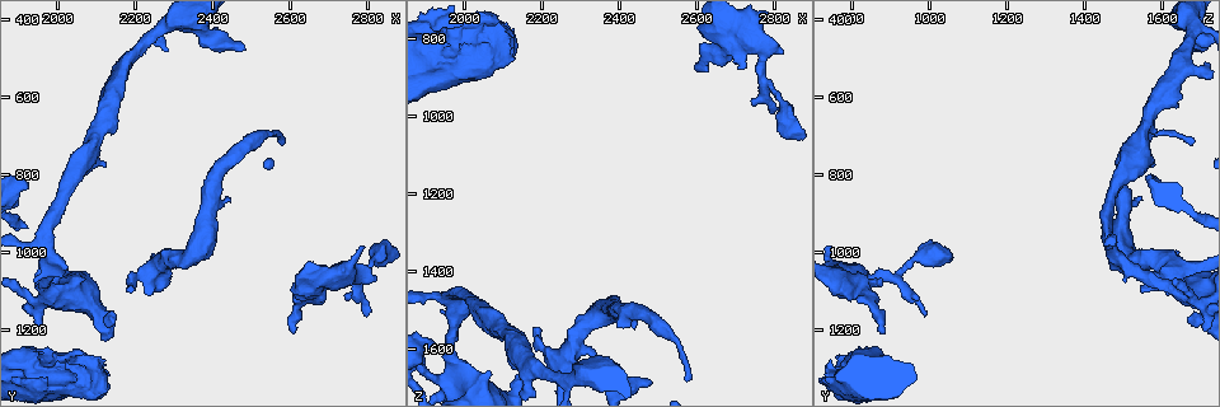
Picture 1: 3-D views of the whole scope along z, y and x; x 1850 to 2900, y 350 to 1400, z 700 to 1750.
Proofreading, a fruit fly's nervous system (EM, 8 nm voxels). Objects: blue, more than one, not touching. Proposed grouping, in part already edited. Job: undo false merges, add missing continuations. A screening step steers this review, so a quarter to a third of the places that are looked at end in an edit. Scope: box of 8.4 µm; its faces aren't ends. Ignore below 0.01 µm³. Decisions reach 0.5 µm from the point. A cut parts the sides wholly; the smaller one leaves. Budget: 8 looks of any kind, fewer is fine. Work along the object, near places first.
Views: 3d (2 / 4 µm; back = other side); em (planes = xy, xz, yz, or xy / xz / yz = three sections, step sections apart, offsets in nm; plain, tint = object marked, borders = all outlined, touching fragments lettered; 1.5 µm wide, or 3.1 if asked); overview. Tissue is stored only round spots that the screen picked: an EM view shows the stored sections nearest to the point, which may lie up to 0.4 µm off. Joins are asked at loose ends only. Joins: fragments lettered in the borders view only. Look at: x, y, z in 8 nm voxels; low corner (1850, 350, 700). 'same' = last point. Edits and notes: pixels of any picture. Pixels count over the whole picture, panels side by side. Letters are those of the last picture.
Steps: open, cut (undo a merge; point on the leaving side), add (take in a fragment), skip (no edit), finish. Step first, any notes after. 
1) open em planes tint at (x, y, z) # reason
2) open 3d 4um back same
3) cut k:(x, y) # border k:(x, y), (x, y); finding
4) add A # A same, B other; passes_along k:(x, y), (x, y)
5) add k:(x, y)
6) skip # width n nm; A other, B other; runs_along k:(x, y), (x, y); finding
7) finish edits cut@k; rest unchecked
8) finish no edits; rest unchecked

open em planes borders at (2015, 1030, 1460) # branch stops here

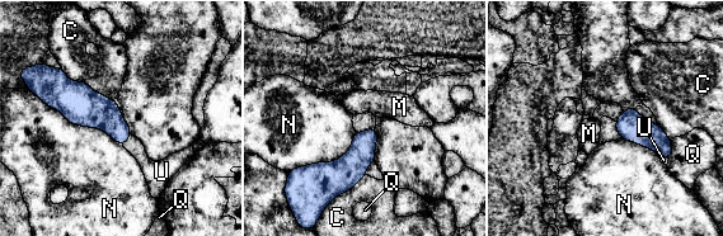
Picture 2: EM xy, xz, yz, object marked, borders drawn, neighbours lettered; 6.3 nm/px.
add U # width 150 nm; C other, M other, N other, Q other, U same; passes_along 2:(98, 112), (126, 140), (151, 170); it goes on there

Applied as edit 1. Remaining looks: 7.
open overview # redraw

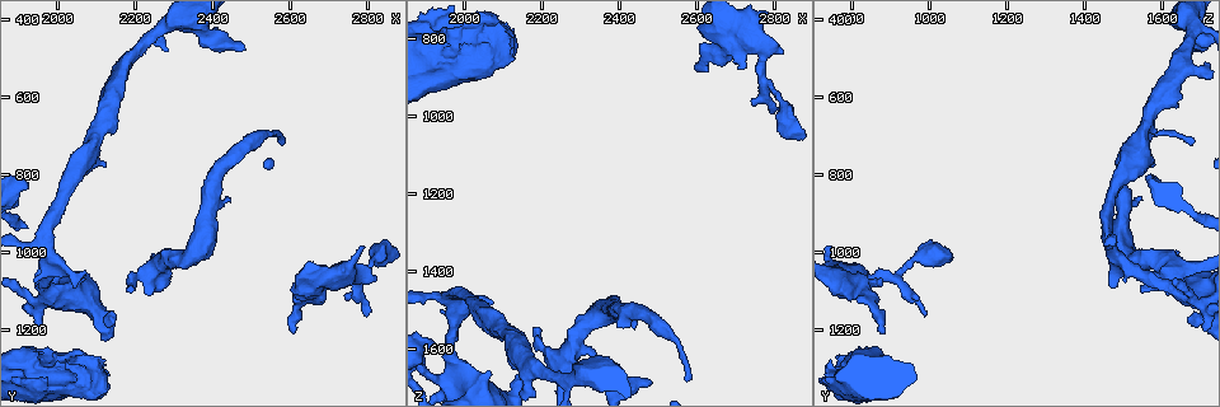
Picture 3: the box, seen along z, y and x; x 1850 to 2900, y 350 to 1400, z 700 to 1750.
open em planes borders at (2440, 865, 1545)

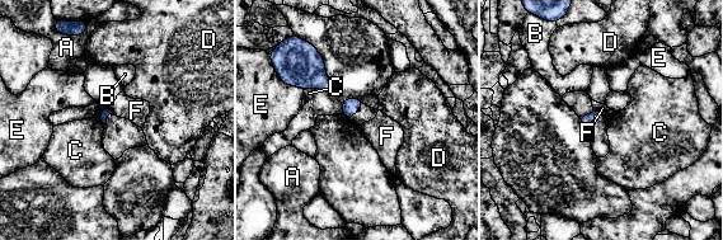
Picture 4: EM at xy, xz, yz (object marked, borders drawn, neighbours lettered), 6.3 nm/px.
skip # A other, B other, C other, D other, E other, F other; no lettered fragment goes on from it

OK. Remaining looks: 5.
finish edits add@2; rest unchecked

